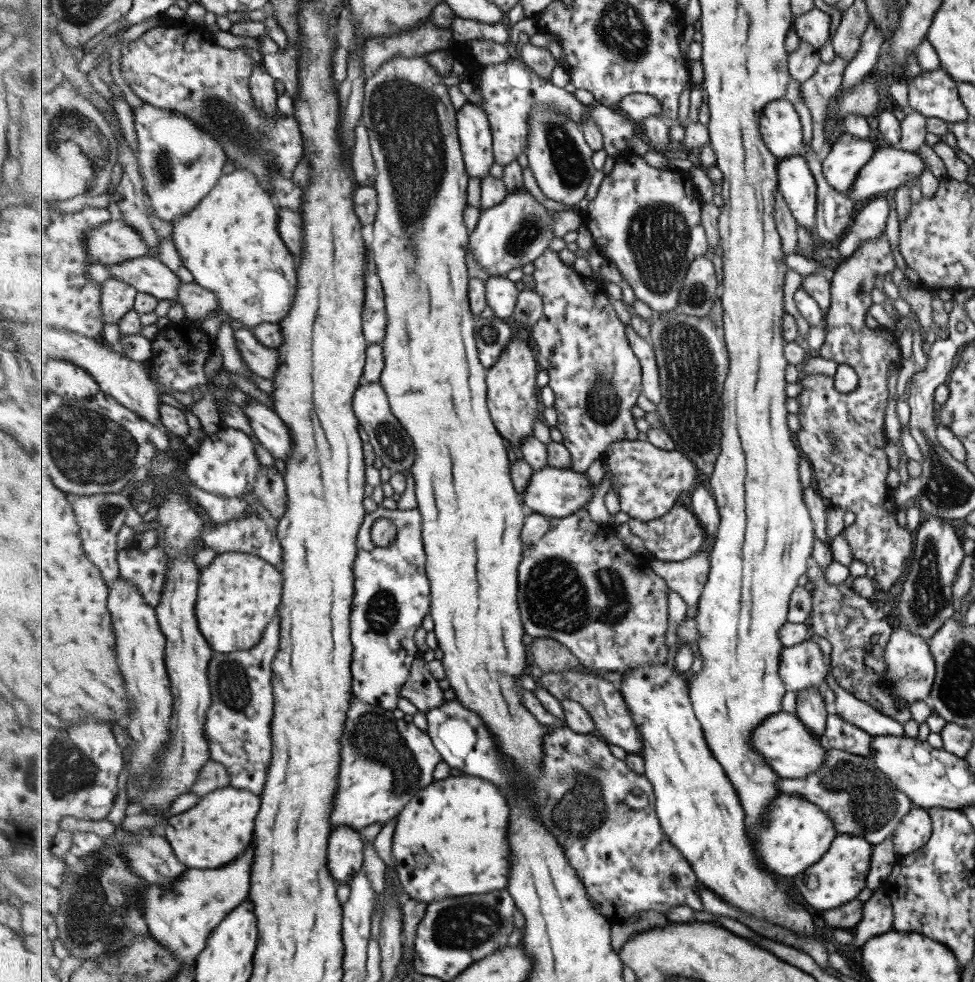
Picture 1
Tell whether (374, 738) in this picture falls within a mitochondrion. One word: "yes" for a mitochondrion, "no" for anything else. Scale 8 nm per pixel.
yes

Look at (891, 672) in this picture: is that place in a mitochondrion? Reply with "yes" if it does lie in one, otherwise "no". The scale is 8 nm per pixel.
yes

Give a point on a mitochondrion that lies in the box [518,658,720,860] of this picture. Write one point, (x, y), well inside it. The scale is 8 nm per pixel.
(580, 806)

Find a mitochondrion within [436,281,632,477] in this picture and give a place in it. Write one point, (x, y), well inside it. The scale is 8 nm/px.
(603, 398)

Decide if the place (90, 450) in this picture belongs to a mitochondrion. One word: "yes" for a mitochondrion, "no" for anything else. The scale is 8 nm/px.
yes

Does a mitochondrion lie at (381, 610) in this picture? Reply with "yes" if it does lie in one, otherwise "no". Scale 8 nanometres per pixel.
yes

